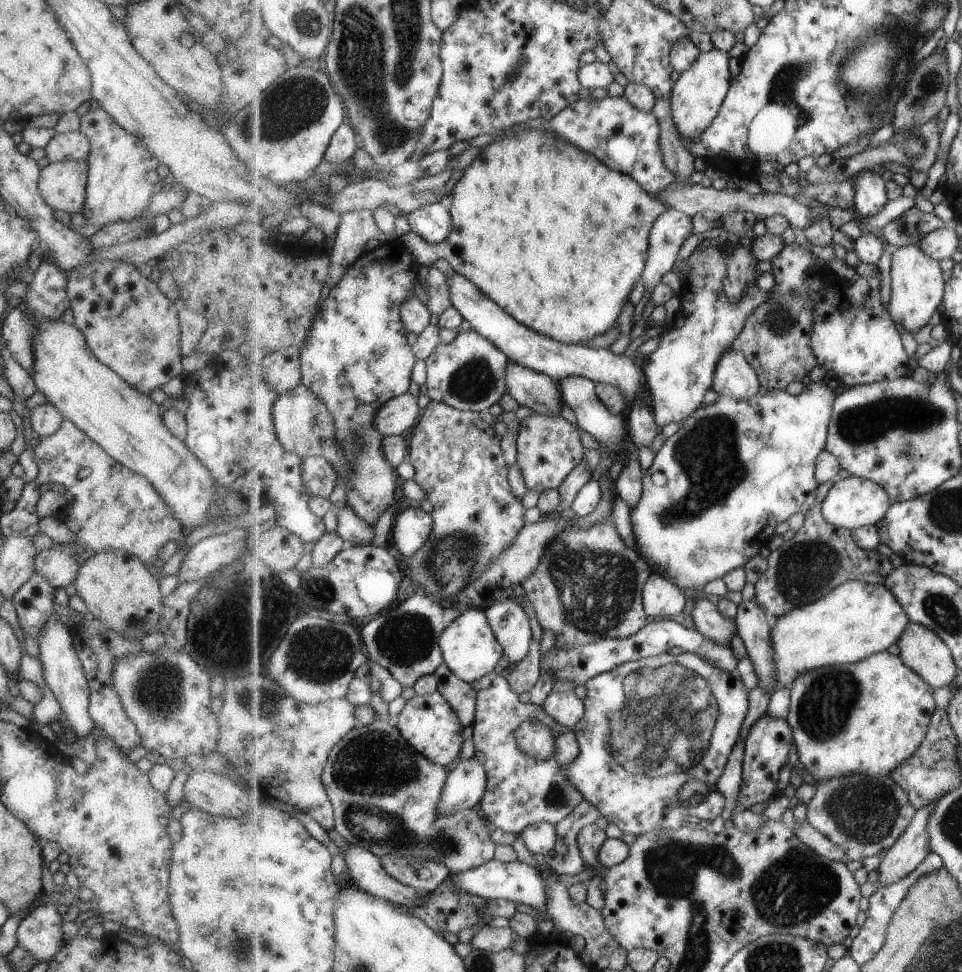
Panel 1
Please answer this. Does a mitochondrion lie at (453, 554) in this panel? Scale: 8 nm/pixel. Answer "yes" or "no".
yes

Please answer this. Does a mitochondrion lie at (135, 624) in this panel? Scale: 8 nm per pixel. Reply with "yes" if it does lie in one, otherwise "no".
yes

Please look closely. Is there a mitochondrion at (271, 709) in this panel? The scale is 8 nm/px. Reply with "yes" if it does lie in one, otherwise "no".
yes

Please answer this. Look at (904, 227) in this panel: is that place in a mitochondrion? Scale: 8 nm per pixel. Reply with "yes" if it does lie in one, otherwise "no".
no

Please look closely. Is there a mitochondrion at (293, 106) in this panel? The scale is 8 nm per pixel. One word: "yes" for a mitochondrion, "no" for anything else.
yes

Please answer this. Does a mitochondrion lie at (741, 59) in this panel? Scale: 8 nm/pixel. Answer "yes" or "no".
no

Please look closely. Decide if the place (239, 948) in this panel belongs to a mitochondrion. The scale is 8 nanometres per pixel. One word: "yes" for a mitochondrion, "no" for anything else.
yes

